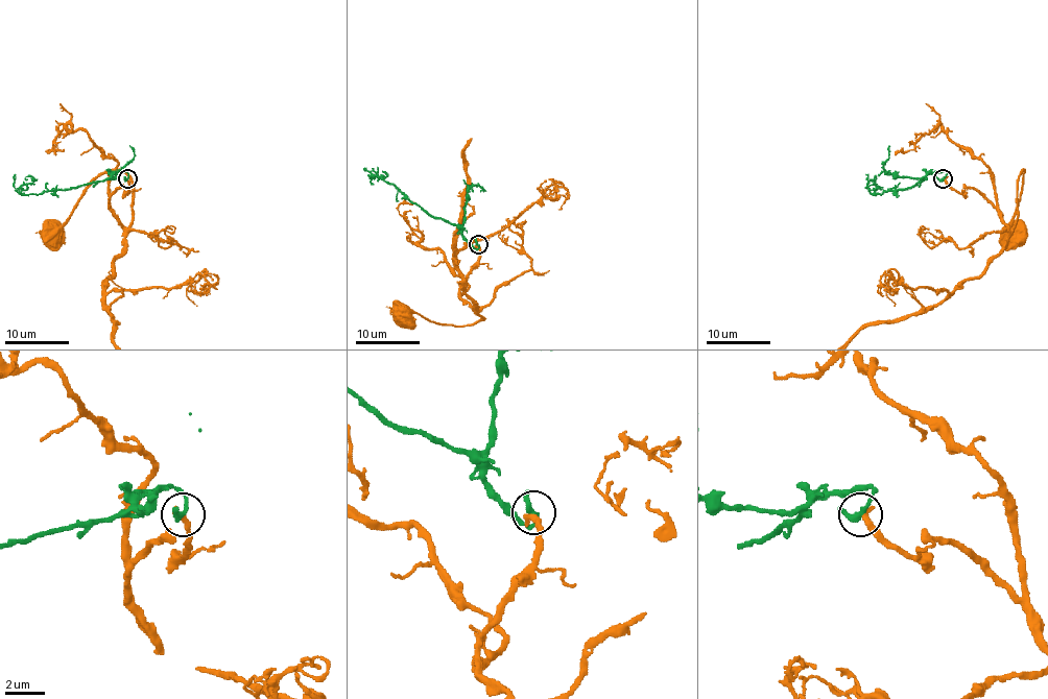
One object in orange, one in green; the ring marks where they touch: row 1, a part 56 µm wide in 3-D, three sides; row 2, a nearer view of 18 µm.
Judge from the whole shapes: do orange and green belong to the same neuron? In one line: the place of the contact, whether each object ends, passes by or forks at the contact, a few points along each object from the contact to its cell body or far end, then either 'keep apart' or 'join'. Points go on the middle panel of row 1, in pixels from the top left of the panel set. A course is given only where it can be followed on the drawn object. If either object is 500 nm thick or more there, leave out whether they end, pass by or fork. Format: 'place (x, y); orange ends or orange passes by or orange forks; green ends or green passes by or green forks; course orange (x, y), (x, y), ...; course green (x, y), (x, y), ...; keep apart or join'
place (478, 244); orange ends; green passes by; course orange (477, 245), (479, 260), (459, 289), (482, 319), (452, 327), (417, 313), (406, 315); course green (477, 244), (476, 249), (455, 224), (431, 217), (392, 185), (370, 176), (382, 175); keep apart

